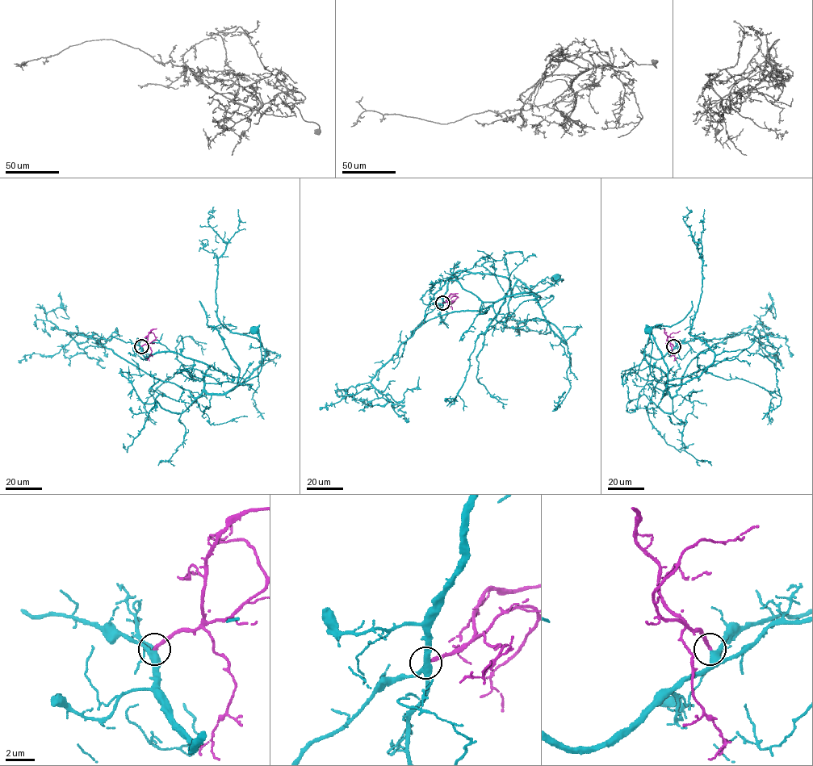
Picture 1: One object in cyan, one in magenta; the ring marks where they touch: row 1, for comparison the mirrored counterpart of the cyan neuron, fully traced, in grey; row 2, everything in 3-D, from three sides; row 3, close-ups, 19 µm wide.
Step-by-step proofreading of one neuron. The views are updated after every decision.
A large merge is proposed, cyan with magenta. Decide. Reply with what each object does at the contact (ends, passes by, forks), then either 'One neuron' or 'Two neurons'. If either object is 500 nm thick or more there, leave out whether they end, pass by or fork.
At the ring cyan forks. At the ring magenta ends. One neuron

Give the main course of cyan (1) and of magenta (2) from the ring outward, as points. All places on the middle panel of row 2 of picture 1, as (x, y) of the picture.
1: (442, 303), (447, 283), (459, 271), (506, 278), (510, 286), (505, 296), (530, 295), (563, 279), (555, 278)
2: (442, 303), (455, 296), (450, 305), (452, 309)

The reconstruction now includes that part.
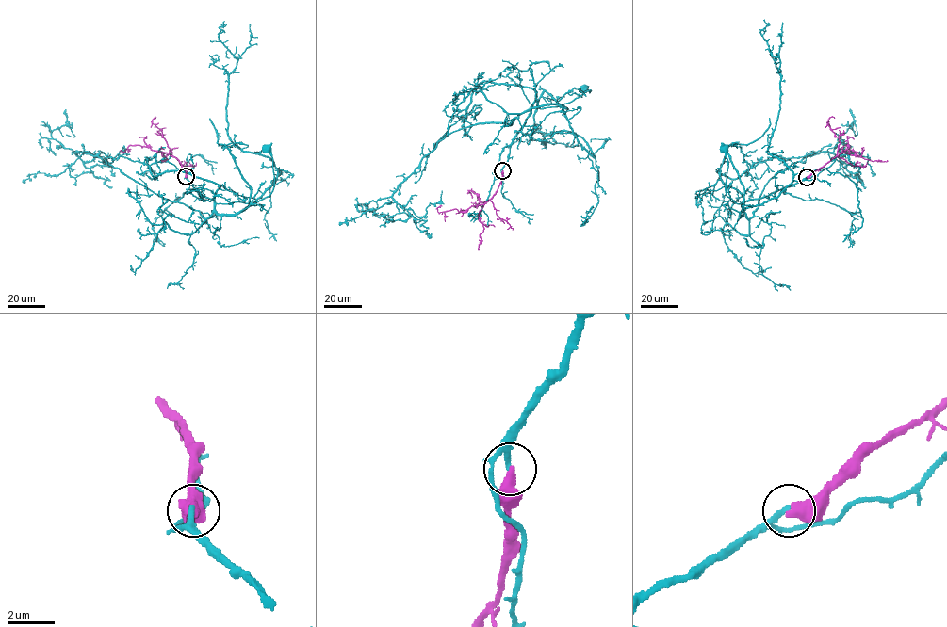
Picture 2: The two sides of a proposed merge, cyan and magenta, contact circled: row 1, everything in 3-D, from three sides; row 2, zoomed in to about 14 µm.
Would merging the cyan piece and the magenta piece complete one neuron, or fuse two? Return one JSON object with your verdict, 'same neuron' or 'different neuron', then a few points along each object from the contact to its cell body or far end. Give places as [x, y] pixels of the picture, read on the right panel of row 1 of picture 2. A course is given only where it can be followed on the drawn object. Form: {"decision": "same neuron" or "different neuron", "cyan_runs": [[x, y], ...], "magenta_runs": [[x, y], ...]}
{"decision": "same neuron", "cyan_runs": [[807, 177], [768, 195], [737, 203], [726, 192], [727, 167], [725, 150]], "magenta_runs": [[807, 177], [844, 151], [848, 145], [850, 152], [842, 152]]}

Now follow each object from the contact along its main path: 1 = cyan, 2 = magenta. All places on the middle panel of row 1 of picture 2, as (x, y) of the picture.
1: (502, 170), (514, 136), (530, 109), (557, 106), (591, 90), (583, 89)
2: (502, 170), (496, 193), (483, 204), (471, 206), (465, 212), (456, 209), (439, 213), (437, 208), (441, 205)

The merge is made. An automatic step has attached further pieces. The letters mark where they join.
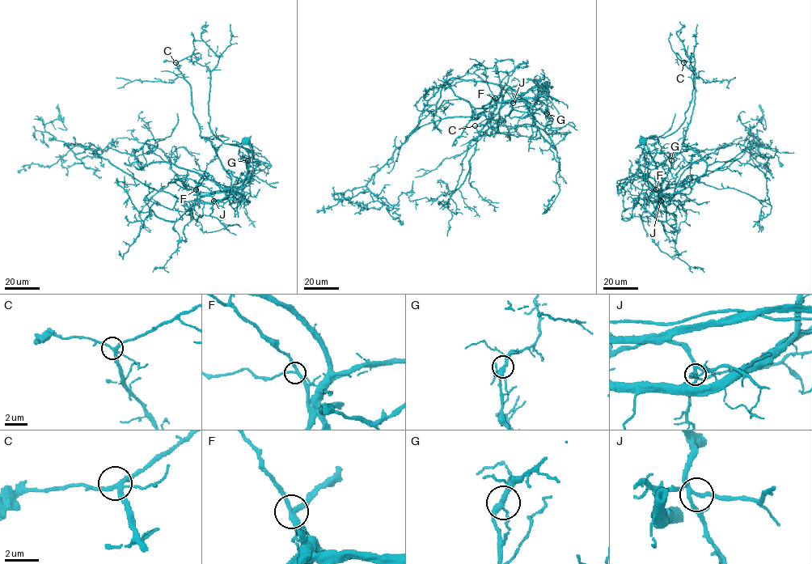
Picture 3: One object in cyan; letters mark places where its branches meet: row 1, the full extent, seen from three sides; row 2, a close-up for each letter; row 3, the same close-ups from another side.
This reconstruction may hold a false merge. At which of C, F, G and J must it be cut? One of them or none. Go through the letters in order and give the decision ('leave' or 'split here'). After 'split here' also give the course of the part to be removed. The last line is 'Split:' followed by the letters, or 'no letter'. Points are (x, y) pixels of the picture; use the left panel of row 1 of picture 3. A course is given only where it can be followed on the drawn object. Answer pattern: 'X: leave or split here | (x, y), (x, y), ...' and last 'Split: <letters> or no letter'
C: leave
F: split here | (196, 189), (197, 195), (238, 192), (232, 188), (249, 180), (246, 163), (252, 154), (264, 157), (272, 166)
G: leave
J: leave
Split: F

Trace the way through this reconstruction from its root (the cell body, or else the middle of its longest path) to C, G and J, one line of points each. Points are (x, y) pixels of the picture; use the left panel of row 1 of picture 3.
C: (246, 142), (251, 150), (253, 177), (229, 194), (231, 176), (211, 142), (200, 136), (191, 85), (175, 62)
G: (246, 142), (251, 150), (253, 177), (247, 185), (234, 192), (240, 192), (246, 184), (248, 176), (247, 160)
J: (246, 142), (251, 150), (251, 180), (234, 192), (212, 193), (210, 195), (213, 201)

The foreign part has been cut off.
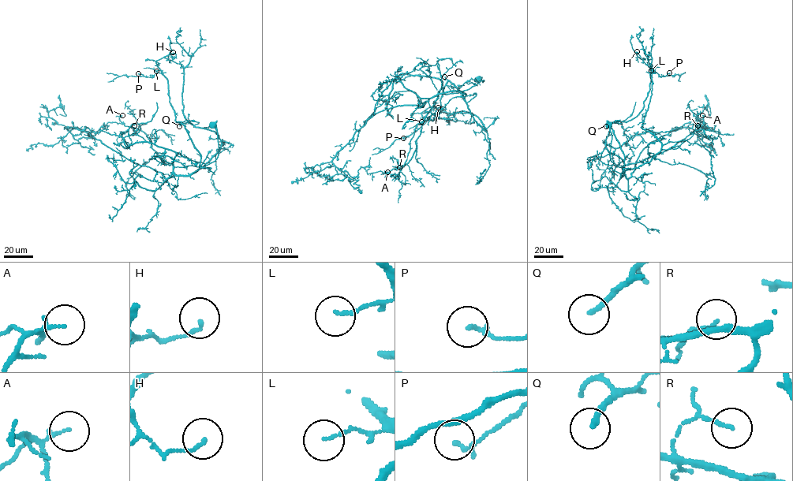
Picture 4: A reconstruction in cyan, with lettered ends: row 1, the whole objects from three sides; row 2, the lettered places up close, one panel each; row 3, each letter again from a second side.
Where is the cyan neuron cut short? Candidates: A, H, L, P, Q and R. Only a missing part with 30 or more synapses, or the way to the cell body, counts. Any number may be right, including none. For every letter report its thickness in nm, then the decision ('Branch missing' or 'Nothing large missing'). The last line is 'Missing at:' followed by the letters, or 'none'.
A: Thickness 120 nm. Nothing large missing
H: Thickness 110 nm. Nothing large missing
L: Thickness 110 nm. Nothing large missing
P: Thickness 160 nm. Nothing large missing
Q: Thickness 180 nm. Branch missing
R: Thickness 130 nm. Nothing large missing
Missing at: Q

